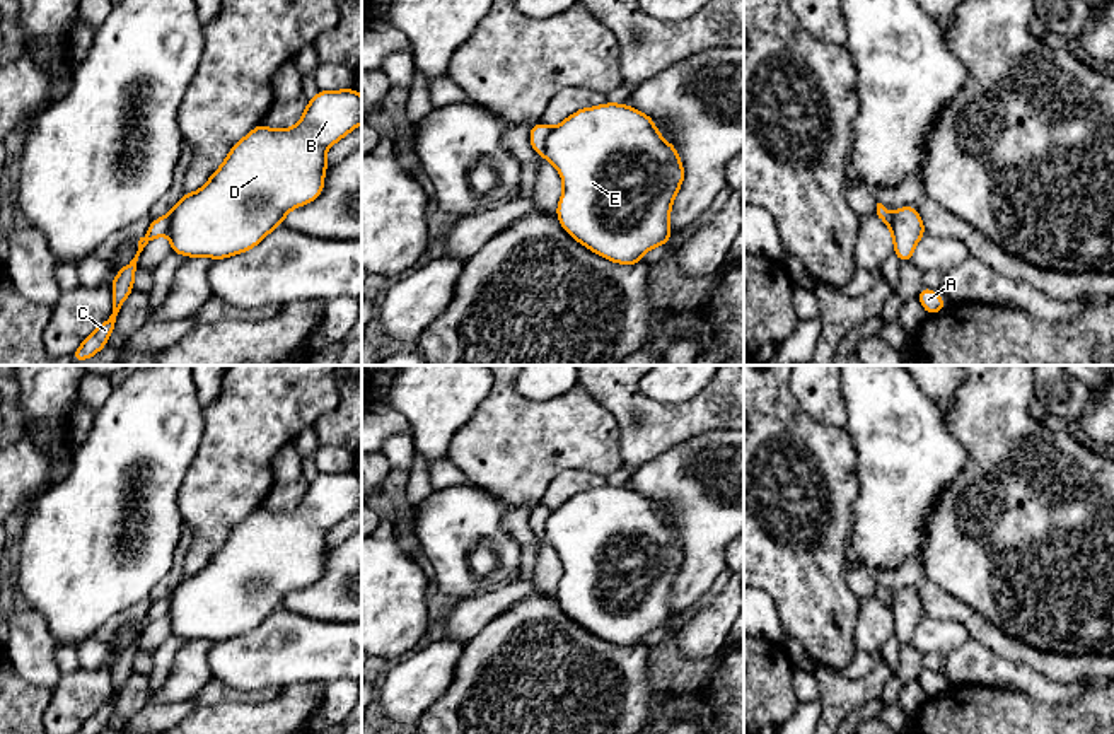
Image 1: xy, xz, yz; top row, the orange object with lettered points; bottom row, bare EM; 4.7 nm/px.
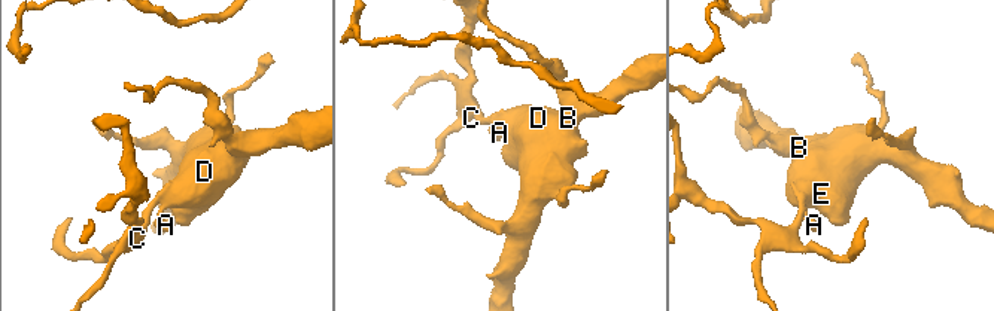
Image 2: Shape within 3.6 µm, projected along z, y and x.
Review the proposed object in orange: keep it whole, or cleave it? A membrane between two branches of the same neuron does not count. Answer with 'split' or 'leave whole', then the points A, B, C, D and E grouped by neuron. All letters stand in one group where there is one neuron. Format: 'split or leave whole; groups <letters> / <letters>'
split; groups A B D E / C

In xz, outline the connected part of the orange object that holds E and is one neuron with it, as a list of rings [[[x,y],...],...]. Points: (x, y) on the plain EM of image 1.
[[[616,485],[582,490],[551,510],[541,538],[558,551],[563,563],[556,587],[561,609],[595,637],[619,647],[640,647],[645,635],[665,628],[674,616],[669,599],[686,555],[677,531],[657,514],[652,498]]]

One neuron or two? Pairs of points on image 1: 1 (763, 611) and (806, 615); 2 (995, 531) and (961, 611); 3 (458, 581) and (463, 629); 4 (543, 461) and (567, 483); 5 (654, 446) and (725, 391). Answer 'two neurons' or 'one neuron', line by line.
1: two neurons
2: two neurons
3: two neurons
4: two neurons
5: one neuron

